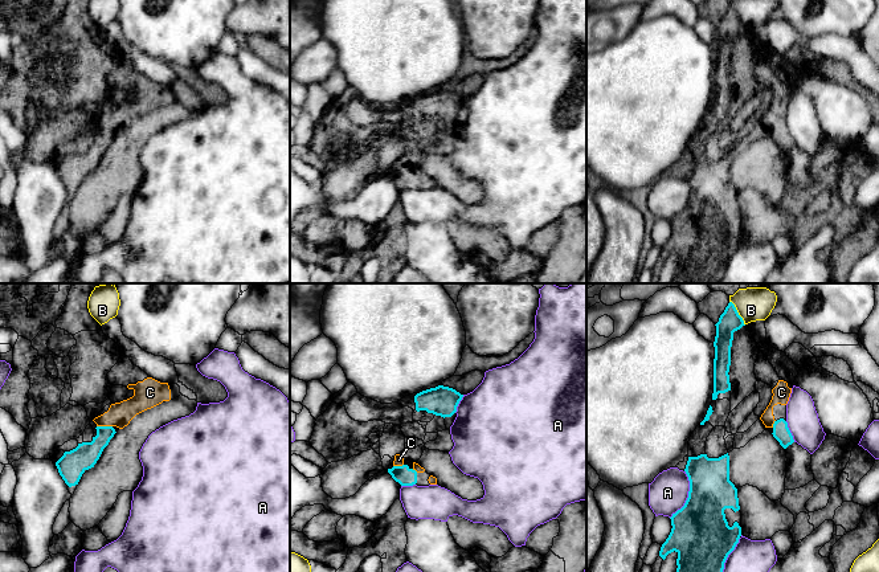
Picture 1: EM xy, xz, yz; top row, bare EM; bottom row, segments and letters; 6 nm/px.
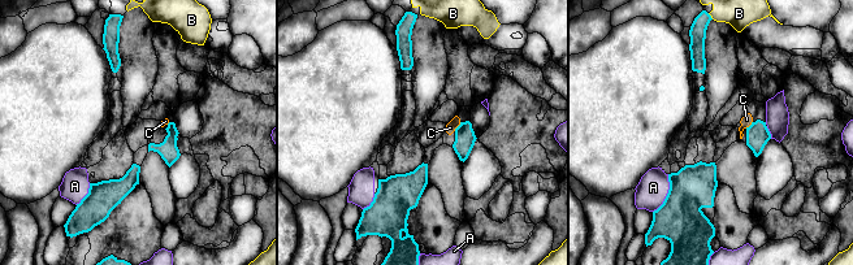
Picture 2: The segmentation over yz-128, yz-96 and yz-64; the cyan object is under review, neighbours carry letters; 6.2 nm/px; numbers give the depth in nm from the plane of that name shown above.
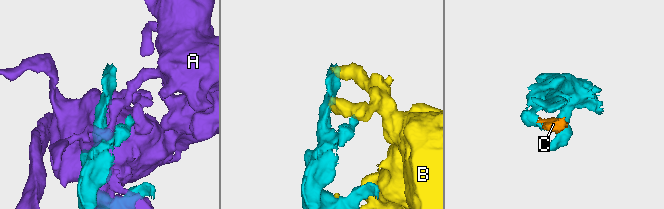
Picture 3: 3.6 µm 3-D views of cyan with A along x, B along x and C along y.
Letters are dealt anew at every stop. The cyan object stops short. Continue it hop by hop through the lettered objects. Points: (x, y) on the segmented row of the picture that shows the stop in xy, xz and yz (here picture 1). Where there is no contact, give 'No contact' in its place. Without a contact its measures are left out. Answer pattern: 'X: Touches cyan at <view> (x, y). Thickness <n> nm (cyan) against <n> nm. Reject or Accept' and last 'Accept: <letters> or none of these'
A: Touches cyan at yz (689, 494). Thickness 340 nm (cyan) against 240 nm. Reject
B: Touches cyan at yz (738, 313). Thickness 140 nm (cyan) against 200 nm. Reject
C: Touches cyan at xy (105, 427). Thickness 160 nm (cyan) against 150 nm. Accept
Accept: C

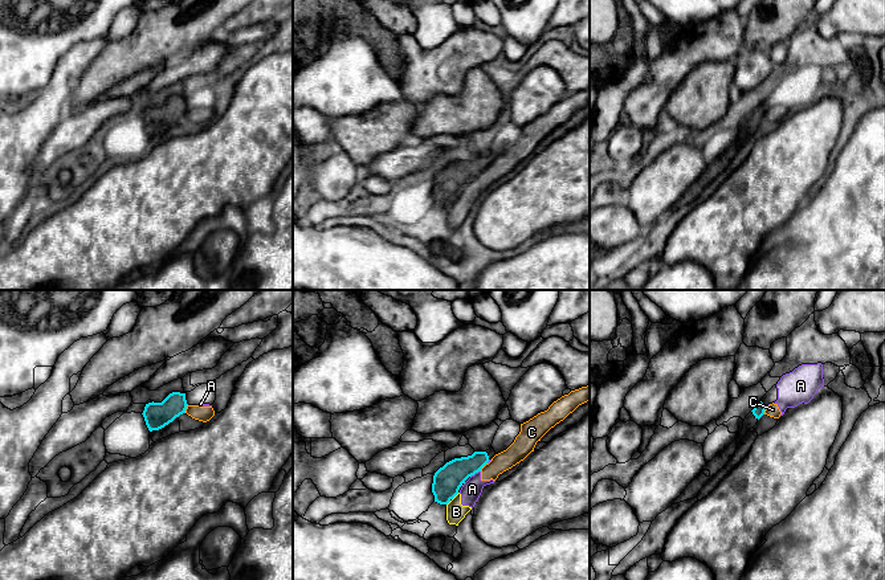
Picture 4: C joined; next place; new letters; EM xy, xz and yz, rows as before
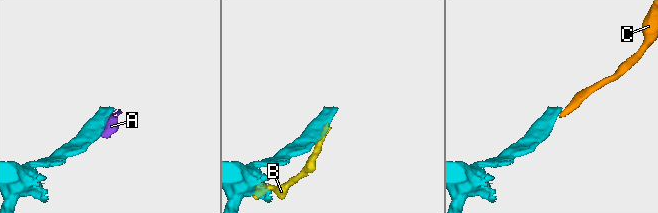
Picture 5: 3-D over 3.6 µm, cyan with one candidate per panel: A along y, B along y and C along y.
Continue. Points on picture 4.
A: Touches cyan at xz (474, 473). Thickness 180 nm (cyan) against 120 nm. Reject
B: Touches cyan at xz (452, 498). Thickness 180 nm (cyan) against 110 nm. Reject
C: Touches cyan at yz (765, 409). Thickness 70 nm (cyan) against 80 nm. Reject
Accept: none of these

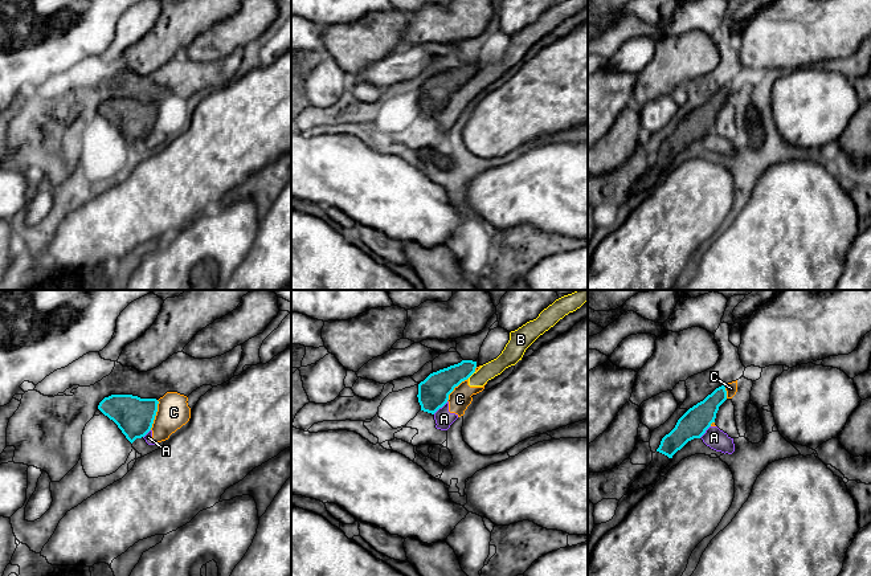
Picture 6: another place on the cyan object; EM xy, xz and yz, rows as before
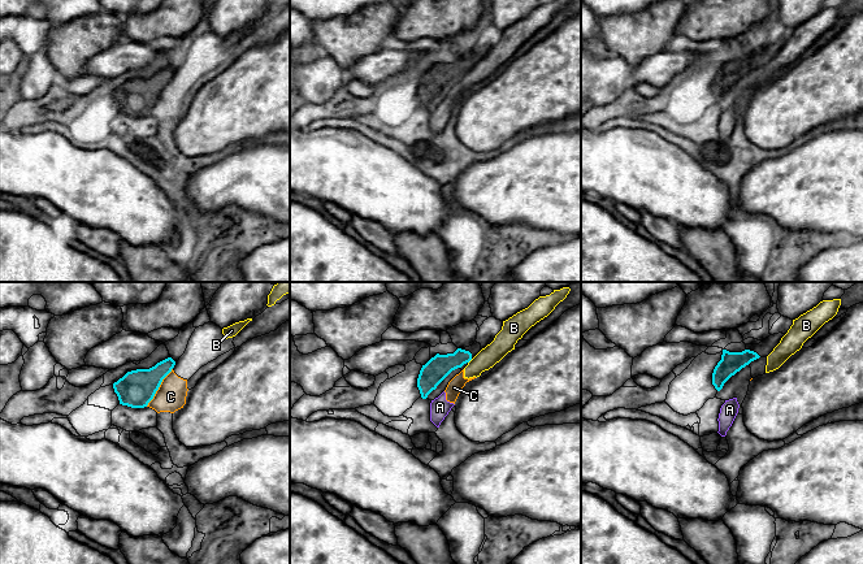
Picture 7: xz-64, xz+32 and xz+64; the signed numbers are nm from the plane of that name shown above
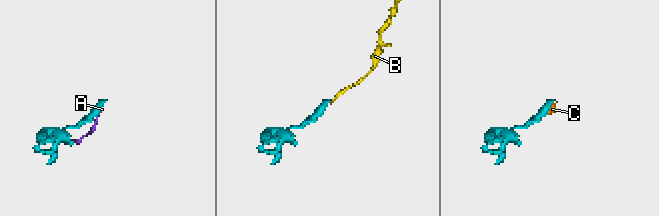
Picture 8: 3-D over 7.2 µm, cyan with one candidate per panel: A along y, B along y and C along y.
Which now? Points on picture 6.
A: Touches cyan at xz (440, 407). Thickness 190 nm (cyan) against 110 nm. Reject
B: Touches cyan at xz (470, 375). Thickness 190 nm (cyan) against 100 nm. Reject
C: Touches cyan at xy (155, 415). Thickness 240 nm (cyan) against 190 nm. Reject
Accept: none of these

